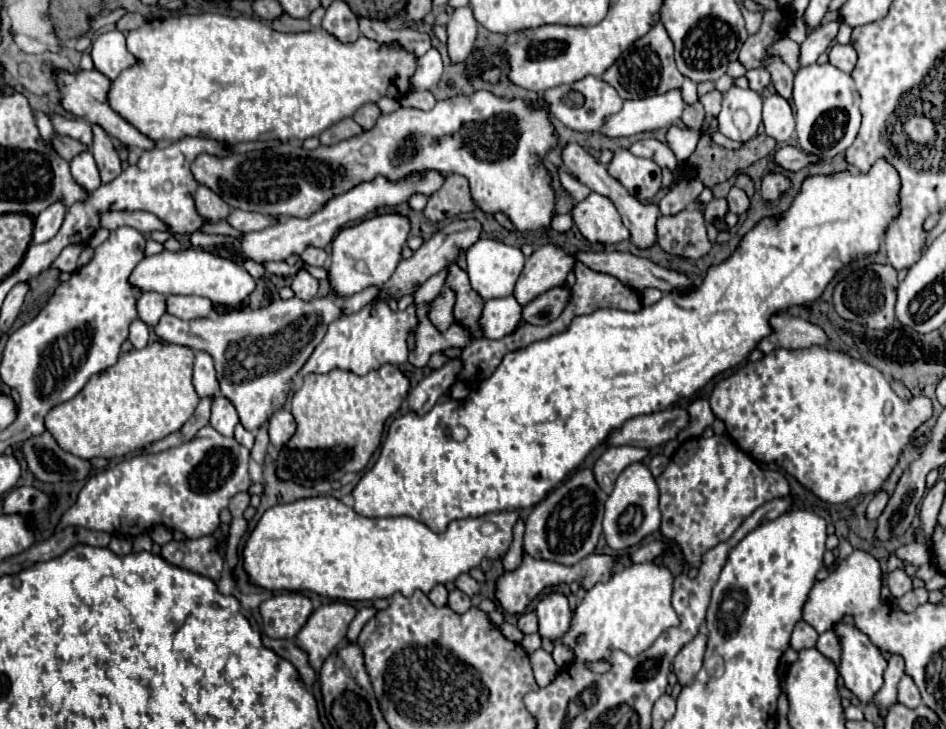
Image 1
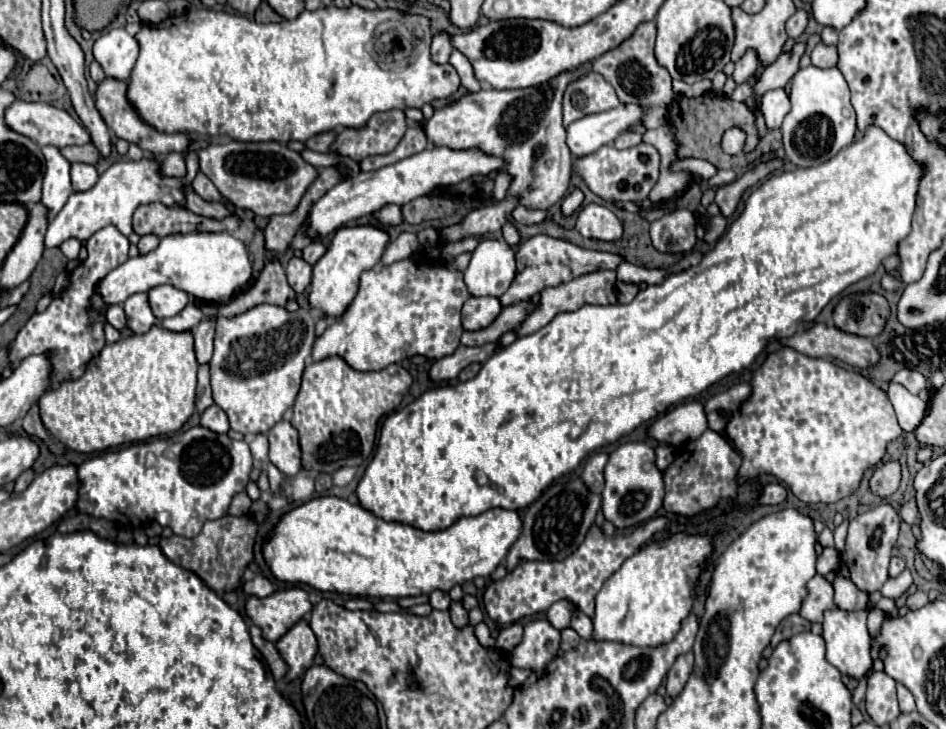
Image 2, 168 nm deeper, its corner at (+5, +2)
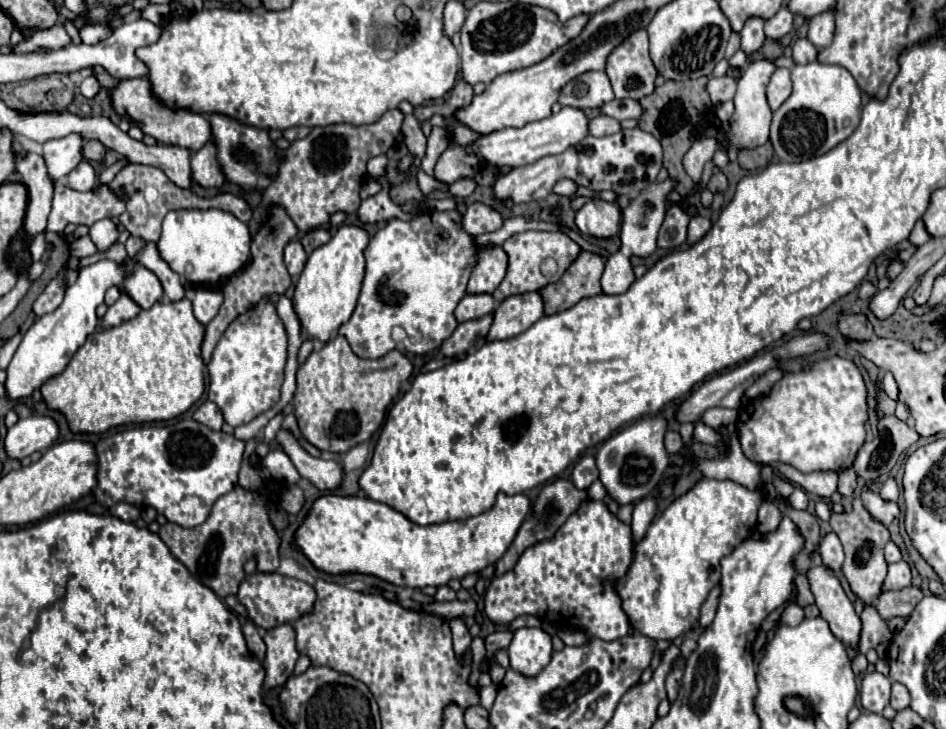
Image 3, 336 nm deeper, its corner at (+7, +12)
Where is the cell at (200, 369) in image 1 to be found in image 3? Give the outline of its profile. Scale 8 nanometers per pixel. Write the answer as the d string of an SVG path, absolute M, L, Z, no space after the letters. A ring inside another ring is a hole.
M196 289L194 293L194 299L192 299L192 305L194 305L194 315L200 323L208 325L214 315L218 313L220 305L222 305L224 297L222 297L222 291L220 289Z

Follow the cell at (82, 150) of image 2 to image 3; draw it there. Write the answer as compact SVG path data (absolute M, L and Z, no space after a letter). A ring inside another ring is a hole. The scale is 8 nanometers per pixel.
M86 141L84 143L84 159L88 161L100 161L106 153L106 147L100 143L100 141Z

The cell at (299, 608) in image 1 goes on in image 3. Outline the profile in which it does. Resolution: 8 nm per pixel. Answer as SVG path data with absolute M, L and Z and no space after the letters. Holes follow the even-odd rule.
M256 571L254 575L250 575L248 579L244 579L240 583L240 589L238 589L236 597L246 607L248 615L252 617L252 621L258 627L262 627L262 629L274 629L278 625L292 623L300 615L312 611L314 599L316 599L316 591L306 581L292 579L292 577L280 575L276 571L274 573L260 573L260 571Z

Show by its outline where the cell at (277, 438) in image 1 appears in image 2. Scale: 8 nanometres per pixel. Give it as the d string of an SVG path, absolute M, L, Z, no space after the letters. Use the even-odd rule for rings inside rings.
M278 421L268 431L270 441L270 461L288 477L300 471L300 447L298 447L298 431L290 421Z

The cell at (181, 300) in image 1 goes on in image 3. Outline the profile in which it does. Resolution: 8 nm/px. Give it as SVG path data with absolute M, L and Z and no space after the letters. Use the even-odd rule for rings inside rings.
M136 265L122 281L122 291L140 307L150 309L154 303L164 299L164 289L158 277L142 265Z

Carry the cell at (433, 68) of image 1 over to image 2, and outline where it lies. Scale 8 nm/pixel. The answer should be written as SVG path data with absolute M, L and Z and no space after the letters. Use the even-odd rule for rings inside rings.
M446 33L434 35L432 47L430 47L430 57L432 57L432 61L434 61L434 63L448 63L450 51L452 51L452 43L450 43L448 35L446 35Z

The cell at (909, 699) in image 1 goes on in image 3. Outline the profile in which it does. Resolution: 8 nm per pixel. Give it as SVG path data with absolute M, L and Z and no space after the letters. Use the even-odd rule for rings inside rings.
M892 683L892 697L890 697L890 705L896 711L902 711L910 705L910 693L902 683Z

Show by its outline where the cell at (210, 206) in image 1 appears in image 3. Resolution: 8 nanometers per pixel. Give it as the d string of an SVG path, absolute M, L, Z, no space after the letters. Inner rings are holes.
M208 141L200 151L192 155L192 177L202 187L222 187L226 177L216 159L216 145Z

